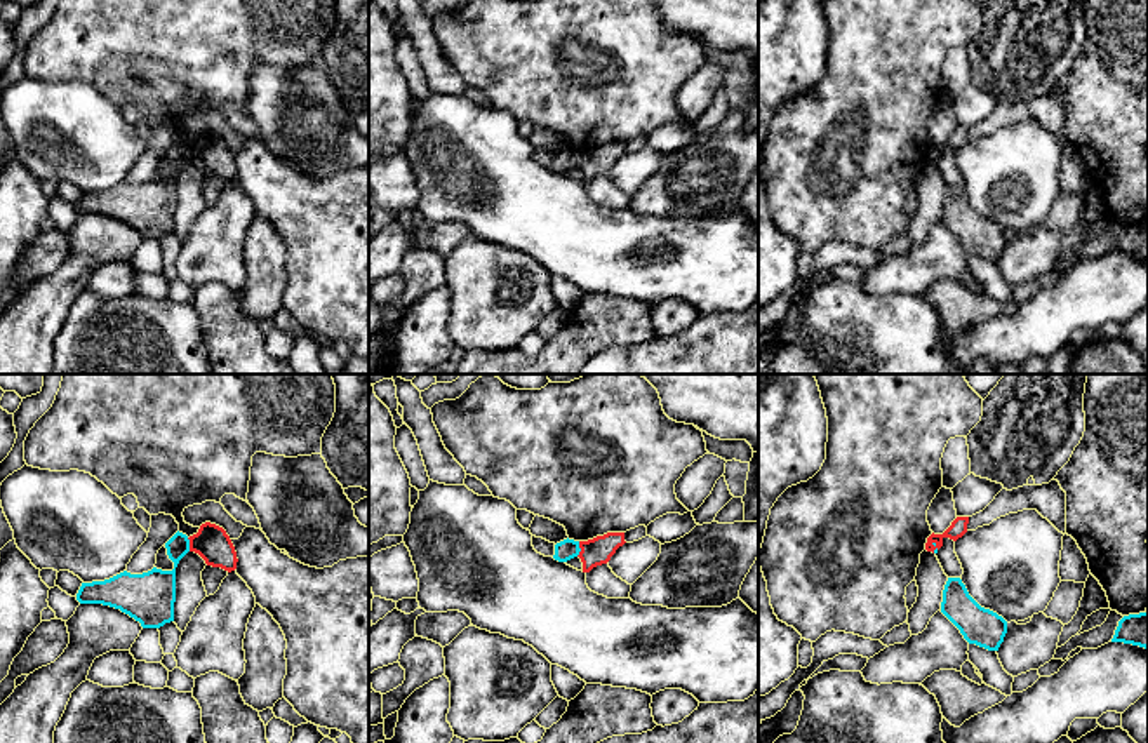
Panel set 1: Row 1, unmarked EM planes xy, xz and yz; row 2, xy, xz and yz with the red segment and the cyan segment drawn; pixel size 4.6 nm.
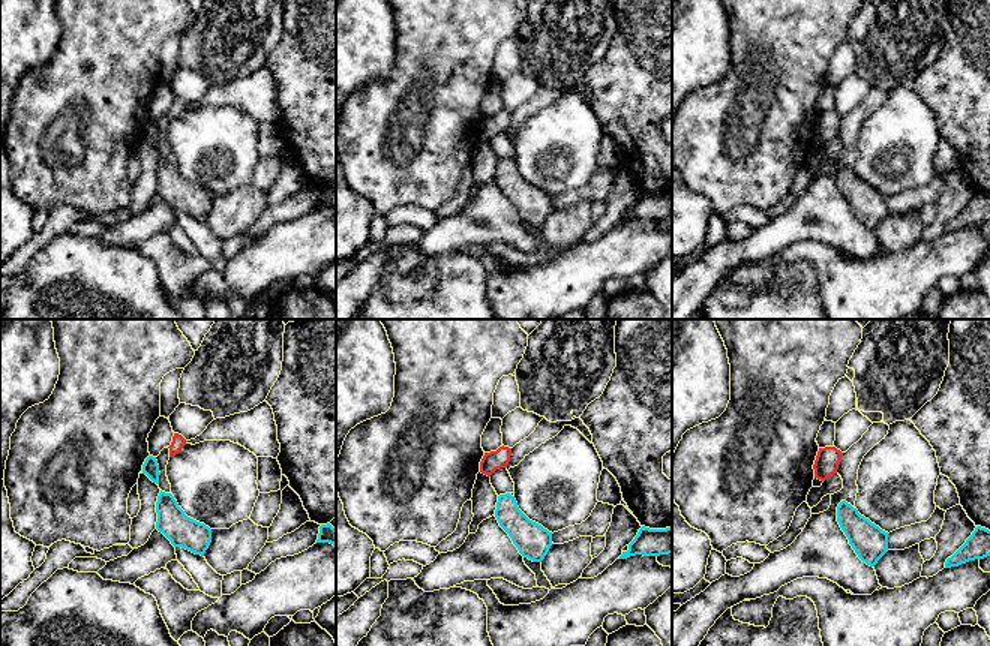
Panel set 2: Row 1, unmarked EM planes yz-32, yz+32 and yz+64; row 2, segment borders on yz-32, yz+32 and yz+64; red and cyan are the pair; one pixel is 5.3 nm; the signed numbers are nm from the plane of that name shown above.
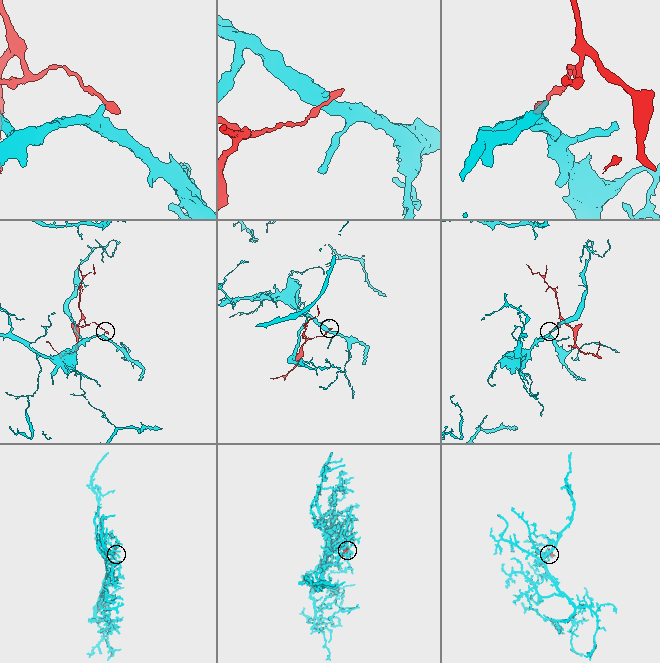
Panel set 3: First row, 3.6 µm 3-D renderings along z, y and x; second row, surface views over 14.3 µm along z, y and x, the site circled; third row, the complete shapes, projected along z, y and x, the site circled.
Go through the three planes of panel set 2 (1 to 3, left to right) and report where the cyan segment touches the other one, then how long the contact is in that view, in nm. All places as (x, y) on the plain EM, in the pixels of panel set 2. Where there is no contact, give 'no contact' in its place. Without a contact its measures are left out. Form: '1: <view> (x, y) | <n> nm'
1: no contact
2: no contact
3: no contact

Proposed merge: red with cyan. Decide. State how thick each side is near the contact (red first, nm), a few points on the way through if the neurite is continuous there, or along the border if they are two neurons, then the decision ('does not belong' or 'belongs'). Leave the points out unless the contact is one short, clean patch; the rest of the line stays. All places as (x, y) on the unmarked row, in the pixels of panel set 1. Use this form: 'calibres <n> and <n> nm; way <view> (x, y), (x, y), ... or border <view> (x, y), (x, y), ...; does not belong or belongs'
calibres 130 and 90 nm; border xz (580, 152), (576, 166); does not belong

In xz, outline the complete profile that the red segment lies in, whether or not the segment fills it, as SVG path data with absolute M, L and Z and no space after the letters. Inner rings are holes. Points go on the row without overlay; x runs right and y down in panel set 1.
M607 143L588 151L579 151L579 169L583 172L583 183L590 183L593 177L607 174L619 157L623 157L624 143Z

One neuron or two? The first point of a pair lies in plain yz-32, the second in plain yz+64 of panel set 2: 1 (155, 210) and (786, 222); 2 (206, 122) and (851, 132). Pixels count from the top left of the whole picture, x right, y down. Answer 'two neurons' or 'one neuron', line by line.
1: one neuron
2: two neurons

